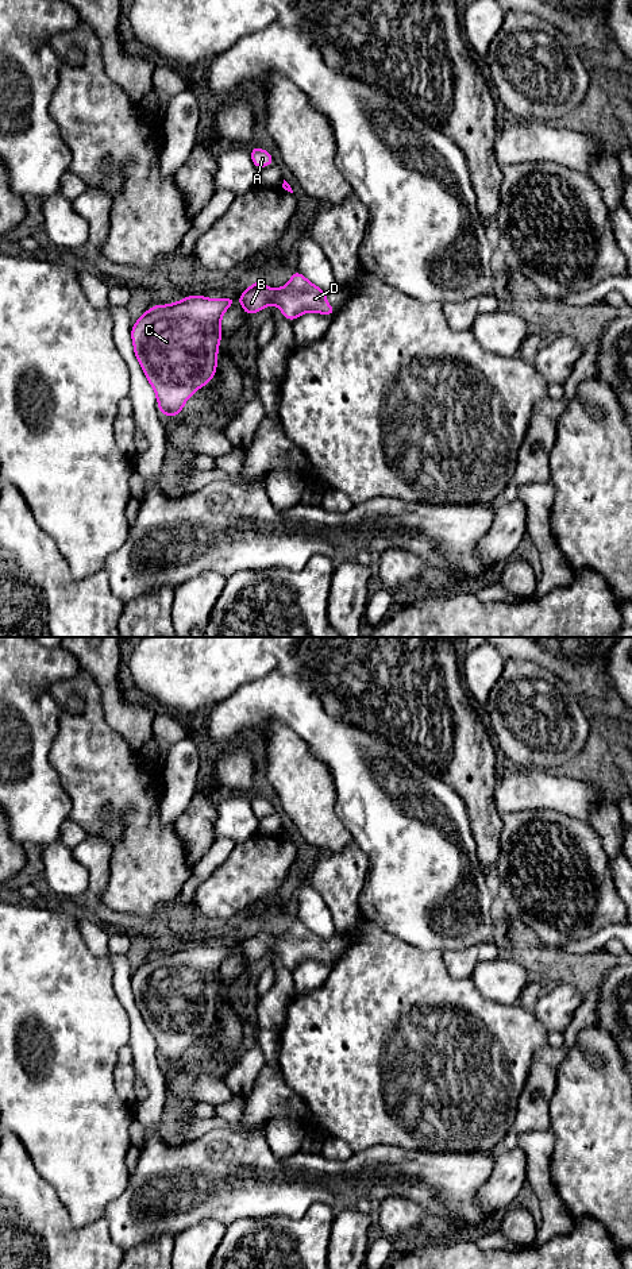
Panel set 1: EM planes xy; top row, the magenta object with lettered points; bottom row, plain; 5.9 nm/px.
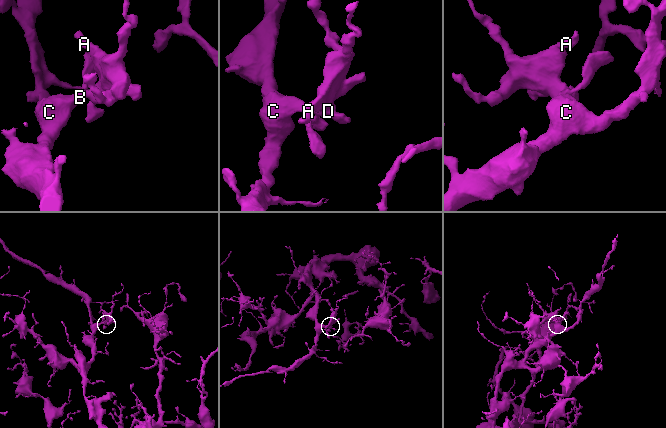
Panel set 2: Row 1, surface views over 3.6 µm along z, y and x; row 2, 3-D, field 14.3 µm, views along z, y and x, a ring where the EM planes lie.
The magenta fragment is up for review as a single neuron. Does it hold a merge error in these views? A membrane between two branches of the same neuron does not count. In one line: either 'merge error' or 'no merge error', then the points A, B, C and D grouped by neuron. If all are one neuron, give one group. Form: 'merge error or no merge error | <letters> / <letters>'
no merge error | A B C D

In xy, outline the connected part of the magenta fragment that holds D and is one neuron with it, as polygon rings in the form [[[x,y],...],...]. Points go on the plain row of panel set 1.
[[[293,917],[290,929],[278,937],[270,937],[257,927],[240,942],[240,952],[247,964],[275,952],[285,967],[296,968],[298,964],[313,960],[334,964],[336,957],[327,949],[327,940],[313,933],[301,921]]]

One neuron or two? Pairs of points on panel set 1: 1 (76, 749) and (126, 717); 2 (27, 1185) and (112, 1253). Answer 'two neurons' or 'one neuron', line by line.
1: two neurons
2: one neuron

